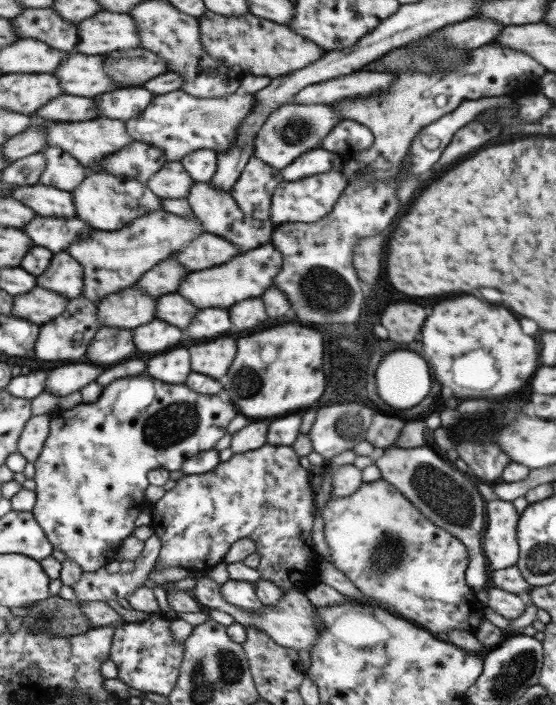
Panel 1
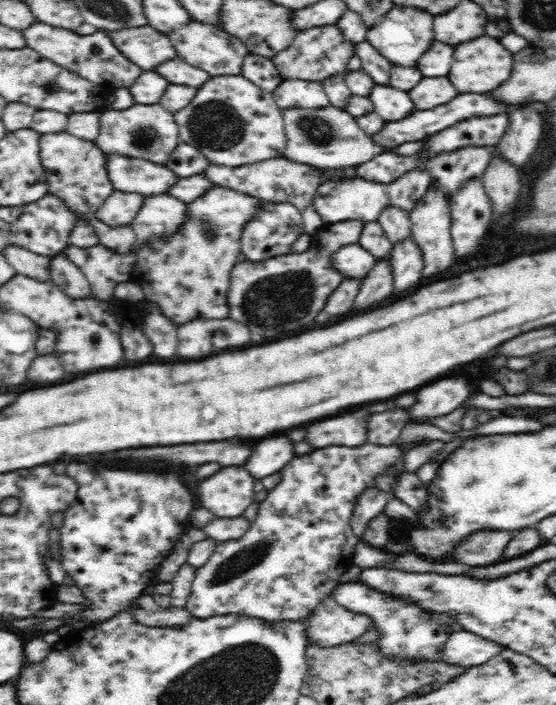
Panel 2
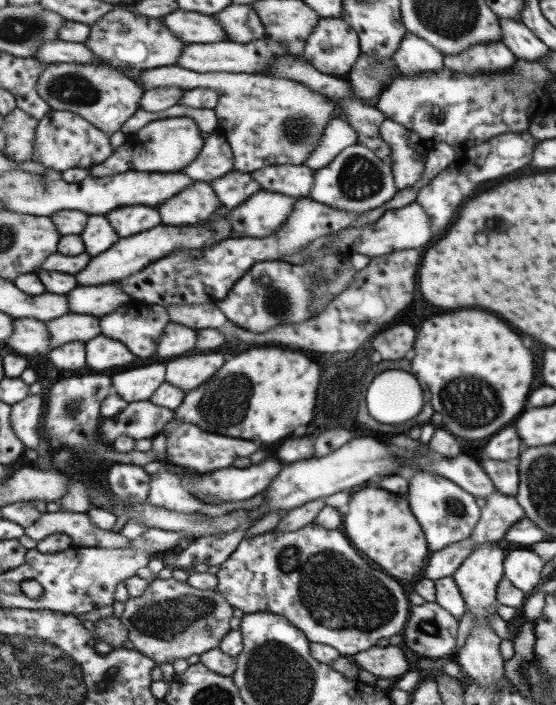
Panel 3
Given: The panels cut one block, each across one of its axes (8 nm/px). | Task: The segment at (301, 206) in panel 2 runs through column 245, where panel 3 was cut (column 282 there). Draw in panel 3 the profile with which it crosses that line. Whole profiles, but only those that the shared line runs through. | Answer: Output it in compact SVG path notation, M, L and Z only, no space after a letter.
M273 165L264 166L259 170L251 171L249 175L259 182L263 191L281 193L288 197L307 197L311 184L313 184L313 172L305 165Z

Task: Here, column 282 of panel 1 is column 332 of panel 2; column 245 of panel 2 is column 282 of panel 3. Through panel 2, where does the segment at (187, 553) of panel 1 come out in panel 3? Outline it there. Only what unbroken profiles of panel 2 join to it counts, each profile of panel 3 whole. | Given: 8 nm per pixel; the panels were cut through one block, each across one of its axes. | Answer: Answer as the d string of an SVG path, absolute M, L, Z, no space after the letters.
M312 522L285 533L264 534L246 538L218 566L217 588L231 607L243 613L271 613L283 616L312 643L333 647L339 655L363 652L379 638L389 638L403 630L410 606L403 588L394 577L371 568L339 529L315 526Z

